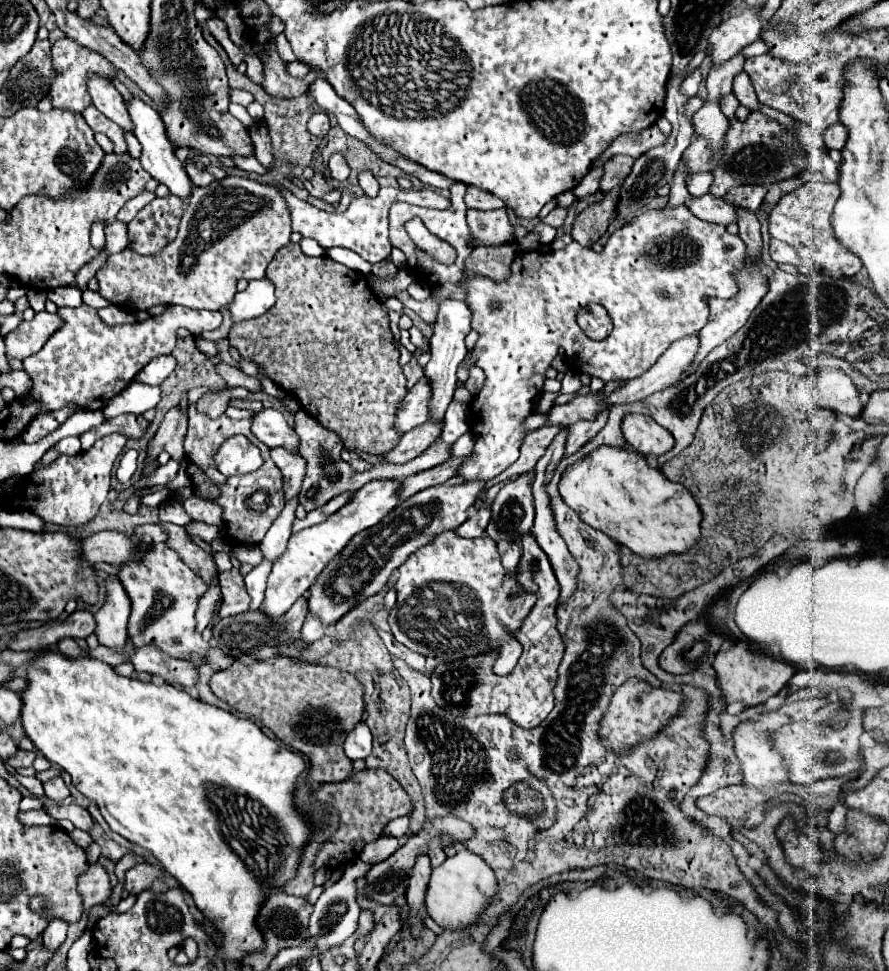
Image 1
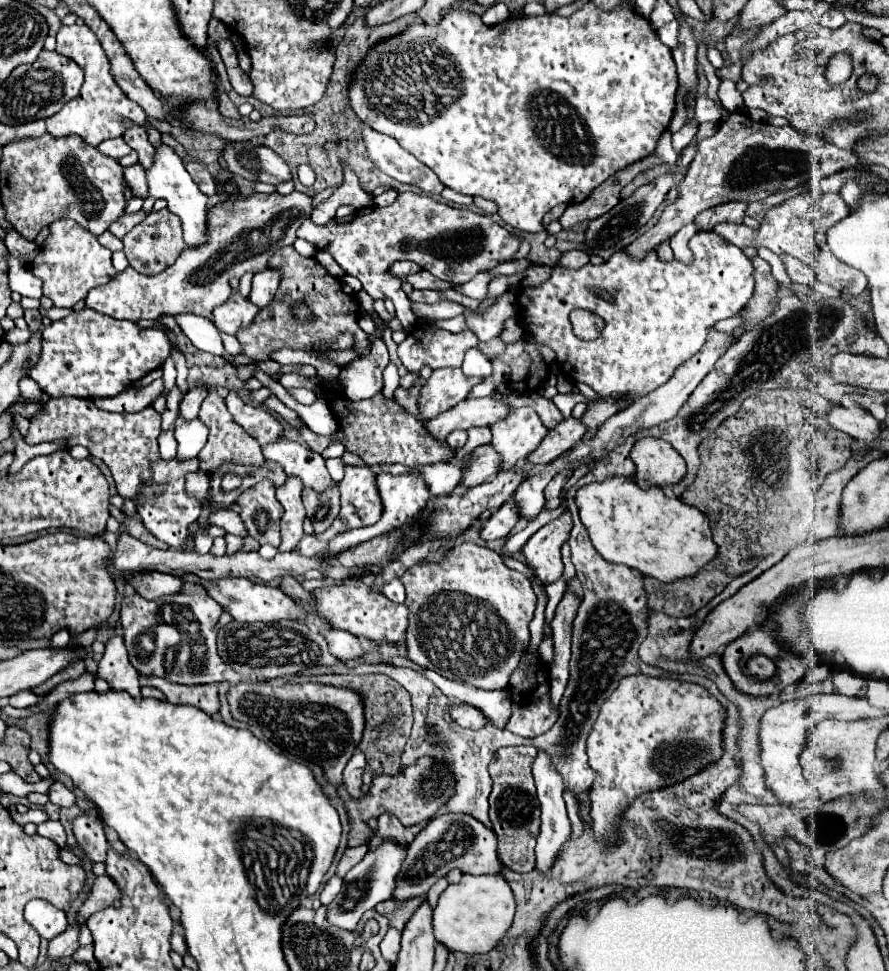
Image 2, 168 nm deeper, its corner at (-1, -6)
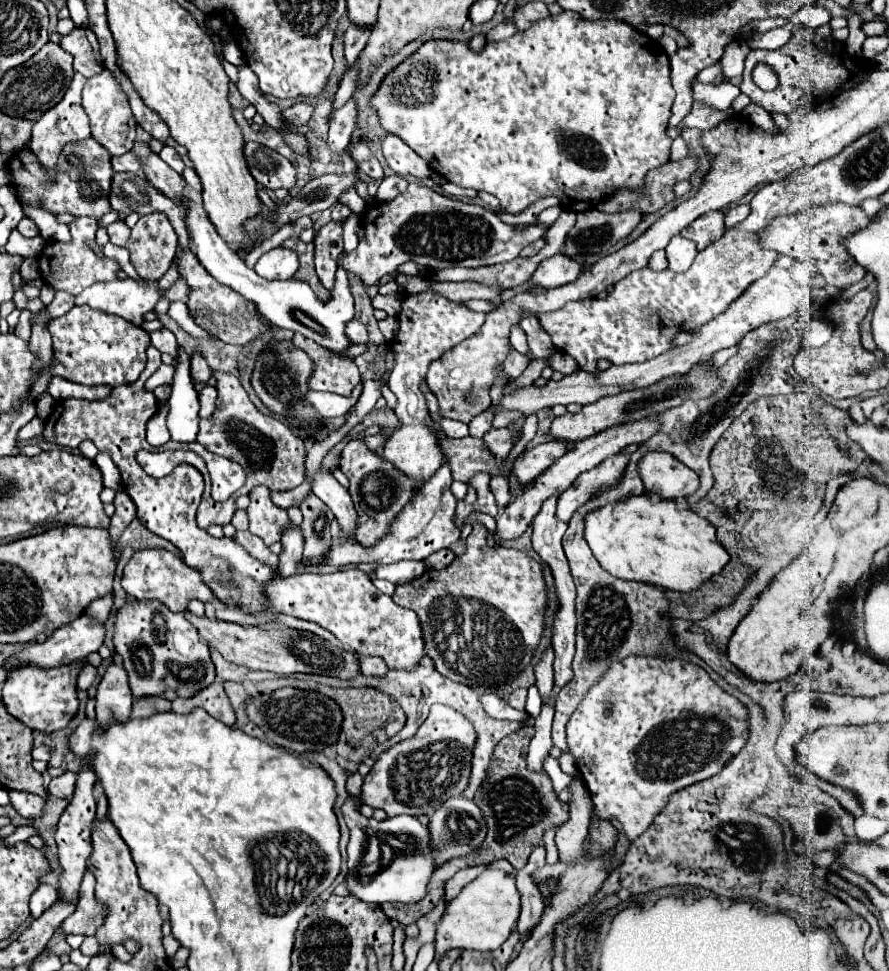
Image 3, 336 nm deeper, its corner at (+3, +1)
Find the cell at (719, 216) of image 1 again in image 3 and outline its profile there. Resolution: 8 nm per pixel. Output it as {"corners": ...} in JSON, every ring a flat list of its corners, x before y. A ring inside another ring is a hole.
{"corners":[[831,203,825,207,813,207,807,213,775,219,767,227,767,231,761,235,763,239,761,245,765,249,775,249,781,255,789,255,793,259,811,261,829,285,843,289,843,287,851,287,859,283,865,277,863,267,859,267,859,263,851,259,851,253,847,251,847,247,843,247,843,239,859,231,859,227,867,227,867,223,871,223,871,219,865,215,863,209,849,207,843,203]]}

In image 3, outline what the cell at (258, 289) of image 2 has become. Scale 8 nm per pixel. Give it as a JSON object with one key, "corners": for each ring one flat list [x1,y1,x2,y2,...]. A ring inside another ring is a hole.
{"corners":[[277,247,265,253,255,265,255,271,265,279,293,279,297,269,299,269,299,259,295,251,285,247]]}

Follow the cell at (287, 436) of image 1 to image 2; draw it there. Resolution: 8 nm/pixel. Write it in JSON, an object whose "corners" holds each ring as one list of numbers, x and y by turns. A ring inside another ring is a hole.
{"corners":[[279,436,279,442,263,446,263,456,281,464,287,476,299,476,303,484,313,490,325,490,331,484,331,476,325,468,325,458,285,436]]}

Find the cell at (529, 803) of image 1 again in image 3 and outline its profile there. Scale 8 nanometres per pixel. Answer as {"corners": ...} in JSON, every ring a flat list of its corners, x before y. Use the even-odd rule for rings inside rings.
{"corners":[[523,725,523,729,507,735,495,747,493,761,489,765,487,777,485,777,481,789,475,795,475,803,483,811,483,817,485,817,487,827,489,827,487,839,481,843,481,847,477,851,473,851,471,855,451,859,443,867,439,867,435,871,435,875,431,877,429,893,421,903,415,903,415,905,385,903,385,905,381,905,383,913,389,919,397,919,403,925,415,923,419,917,429,913,439,903,439,899,445,895,445,883,459,869,473,867,473,865,487,865,487,863,493,863,493,861,499,861,499,859,511,859,511,865,515,869,523,869,529,855,531,855,533,845,535,847,543,845,543,833,549,827,563,825,569,819,569,805,565,805,557,799,557,795,553,791,553,785,551,785,551,779,545,773,531,771,525,763,527,745,529,745,533,735,535,735,535,729,531,725]]}

